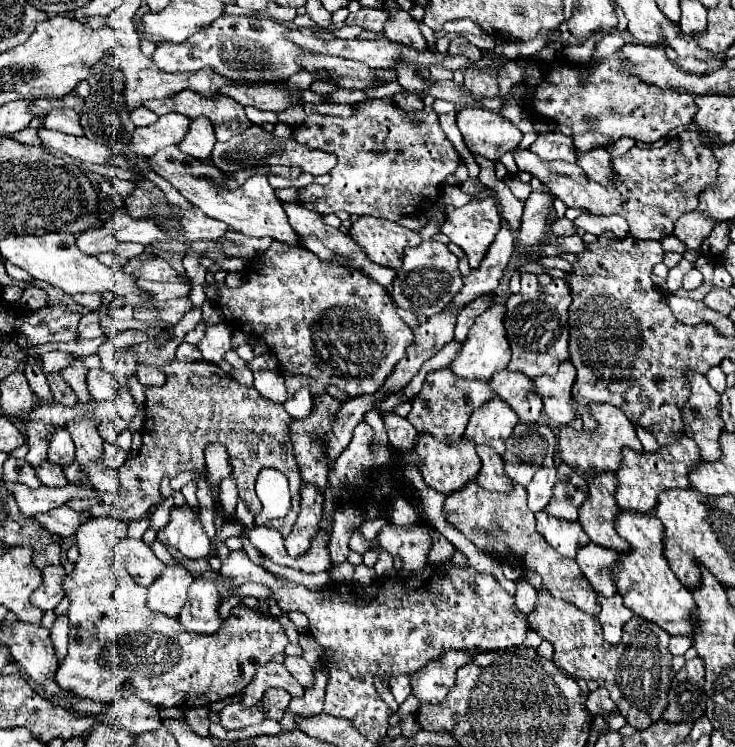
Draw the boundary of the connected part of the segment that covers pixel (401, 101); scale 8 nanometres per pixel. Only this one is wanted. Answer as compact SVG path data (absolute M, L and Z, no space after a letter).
M398 93L394 95L398 107L408 112L417 112L424 108L422 98L415 94Z

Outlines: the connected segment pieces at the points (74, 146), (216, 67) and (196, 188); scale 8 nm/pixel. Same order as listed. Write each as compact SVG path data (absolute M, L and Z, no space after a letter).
M38 130L40 140L44 142L44 146L56 148L72 158L80 158L82 162L92 162L92 164L108 164L108 160L114 156L114 148L110 144L100 144L94 142L86 136L70 136L70 134L62 134L56 130Z
M220 16L212 22L212 26L202 28L188 40L180 44L164 42L156 48L152 60L160 70L178 72L178 70L200 70L212 68L216 74L238 82L238 84L254 84L254 82L284 82L292 74L302 72L300 62L296 60L300 54L310 50L296 46L286 38L290 32L288 26L278 20L258 20L250 16Z
M176 146L158 150L158 154L154 154L150 158L150 164L152 164L152 170L156 174L160 174L162 178L166 178L188 202L198 206L210 218L226 222L232 230L242 232L246 236L254 236L254 238L270 236L274 240L290 244L290 246L298 246L300 244L300 236L288 224L286 212L282 210L282 202L276 198L274 188L268 184L266 176L252 176L238 190L222 190L222 186L214 186L214 182L198 180L198 174L206 174L206 176L218 178L218 174L222 174L218 168L214 168L212 164L208 164L204 160L196 160L196 158L190 158L190 156L182 154Z

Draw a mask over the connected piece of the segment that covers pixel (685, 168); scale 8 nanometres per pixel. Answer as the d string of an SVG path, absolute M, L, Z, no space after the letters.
M686 130L682 134L678 134L669 142L666 142L662 148L640 148L634 146L630 152L626 152L624 156L612 158L612 182L608 186L602 186L590 178L586 178L582 174L582 170L576 164L564 162L564 160L554 160L554 162L542 162L536 154L532 154L530 150L516 150L516 166L520 172L530 172L532 176L536 176L540 182L544 182L560 200L566 202L566 206L572 208L584 208L584 210L594 210L594 214L618 214L622 216L628 226L630 226L630 234L634 238L654 238L660 240L664 236L670 236L674 230L674 222L686 214L692 212L694 206L698 206L698 194L714 180L718 162L712 156L710 148L704 148L698 140L698 132Z

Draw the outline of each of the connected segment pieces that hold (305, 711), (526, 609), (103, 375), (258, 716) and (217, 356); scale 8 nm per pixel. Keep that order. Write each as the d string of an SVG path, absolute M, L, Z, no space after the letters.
M314 670L314 686L304 690L304 696L292 698L290 706L283 718L279 721L283 730L293 730L296 716L304 718L316 716L322 712L322 698L324 698L324 686L328 684L328 672L326 670Z
M518 582L518 590L516 590L516 606L522 614L532 614L536 608L536 600L538 594L536 590L528 584L528 582Z
M102 368L88 370L86 384L88 384L88 392L90 392L92 400L96 400L96 402L110 402L110 400L118 398L120 382L114 378L114 374L110 374Z
M228 704L224 706L224 710L218 712L220 718L220 726L226 730L238 730L238 728L246 728L252 724L260 724L264 720L264 712L260 708L260 704L252 706L250 710L242 708L240 704Z
M206 324L206 336L198 344L198 350L202 352L202 358L206 362L218 364L224 358L224 354L232 348L230 346L230 338L232 338L230 326L224 326L224 324L218 324L218 326Z

